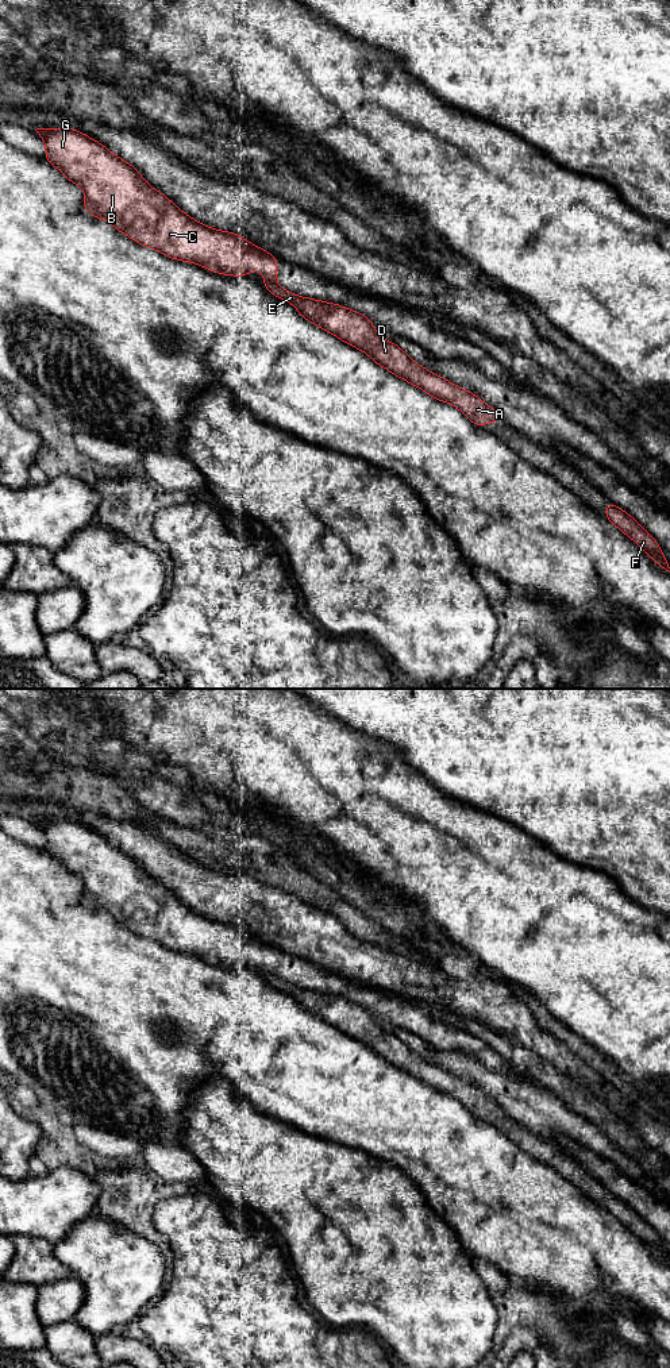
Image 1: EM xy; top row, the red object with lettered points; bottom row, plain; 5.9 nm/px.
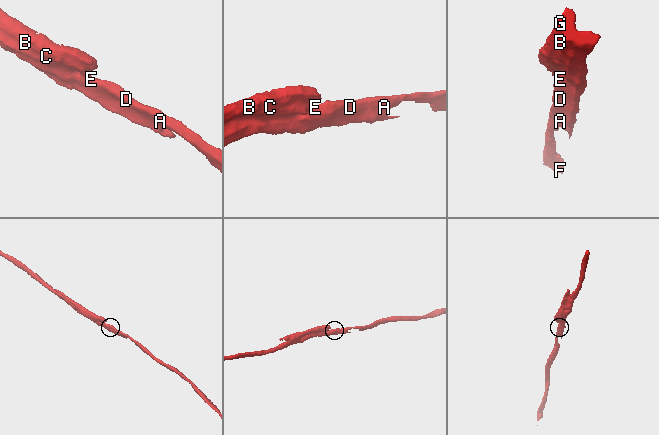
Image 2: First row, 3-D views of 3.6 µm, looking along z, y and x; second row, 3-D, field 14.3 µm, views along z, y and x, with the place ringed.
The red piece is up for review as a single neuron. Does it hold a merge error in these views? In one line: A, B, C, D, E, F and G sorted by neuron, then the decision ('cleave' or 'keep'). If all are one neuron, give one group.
A D E F / B C G | cleave

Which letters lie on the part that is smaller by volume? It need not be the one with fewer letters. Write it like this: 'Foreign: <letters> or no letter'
Foreign: B, C, G

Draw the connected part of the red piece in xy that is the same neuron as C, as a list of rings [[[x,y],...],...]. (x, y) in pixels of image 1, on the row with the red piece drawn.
[[[36,128],[35,130],[46,144],[45,159],[54,165],[69,181],[82,188],[85,201],[82,209],[88,211],[95,219],[111,223],[119,232],[127,235],[136,243],[155,248],[165,257],[182,262],[192,262],[208,270],[224,275],[250,275],[250,270],[261,270],[265,275],[263,282],[277,285],[277,257],[262,250],[259,246],[251,244],[243,236],[219,231],[207,227],[184,213],[163,193],[151,188],[142,174],[128,162],[112,154],[105,146],[93,140],[74,128]]]

